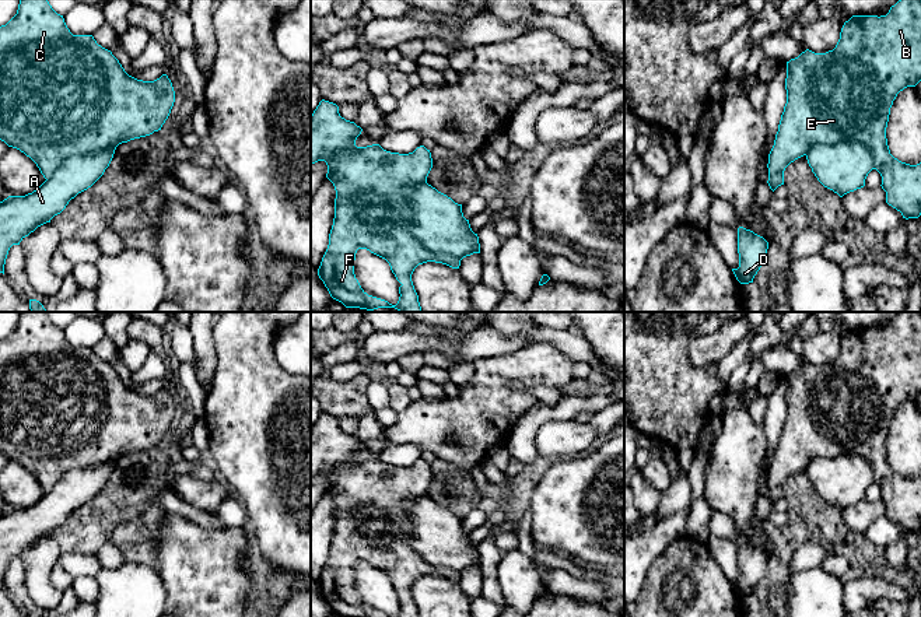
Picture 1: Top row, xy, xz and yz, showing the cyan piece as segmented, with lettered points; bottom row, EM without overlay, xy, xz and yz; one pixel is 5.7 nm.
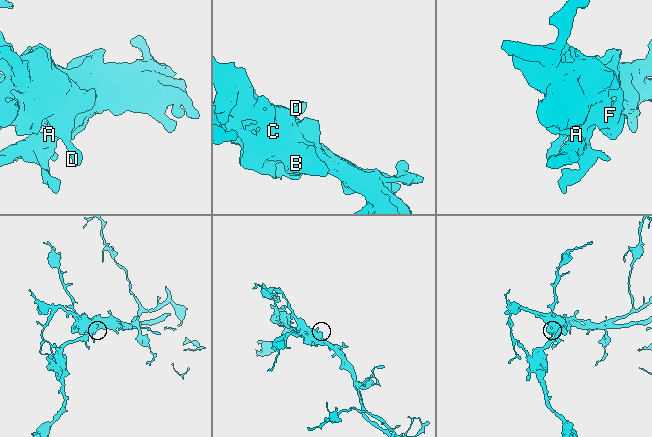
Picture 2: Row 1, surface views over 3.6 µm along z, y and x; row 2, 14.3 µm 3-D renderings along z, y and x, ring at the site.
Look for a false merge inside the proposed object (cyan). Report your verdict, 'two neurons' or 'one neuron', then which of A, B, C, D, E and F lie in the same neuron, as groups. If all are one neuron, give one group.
two neurons | A / B C D E F

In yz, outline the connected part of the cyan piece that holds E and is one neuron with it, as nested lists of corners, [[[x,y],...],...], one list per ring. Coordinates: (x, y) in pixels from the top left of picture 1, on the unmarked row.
[[[900,312],[886,329],[852,329],[844,336],[833,364],[815,367],[809,362],[787,375],[787,417],[781,428],[774,459],[768,467],[768,499],[774,505],[784,498],[784,484],[795,473],[808,467],[816,458],[859,455],[873,467],[873,483],[882,490],[886,516],[901,526],[903,532],[921,529],[921,476],[910,478],[890,467],[886,441],[890,421],[897,407],[921,395],[921,312]]]

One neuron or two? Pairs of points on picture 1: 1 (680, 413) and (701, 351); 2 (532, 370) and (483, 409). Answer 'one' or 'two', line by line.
1: two
2: one

